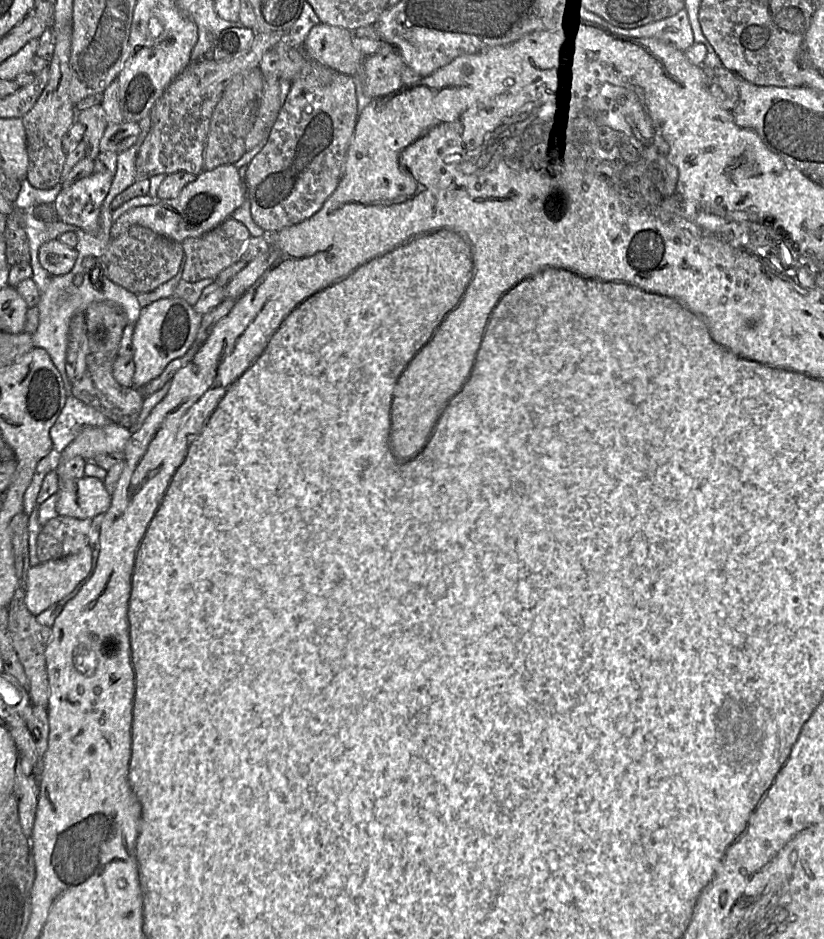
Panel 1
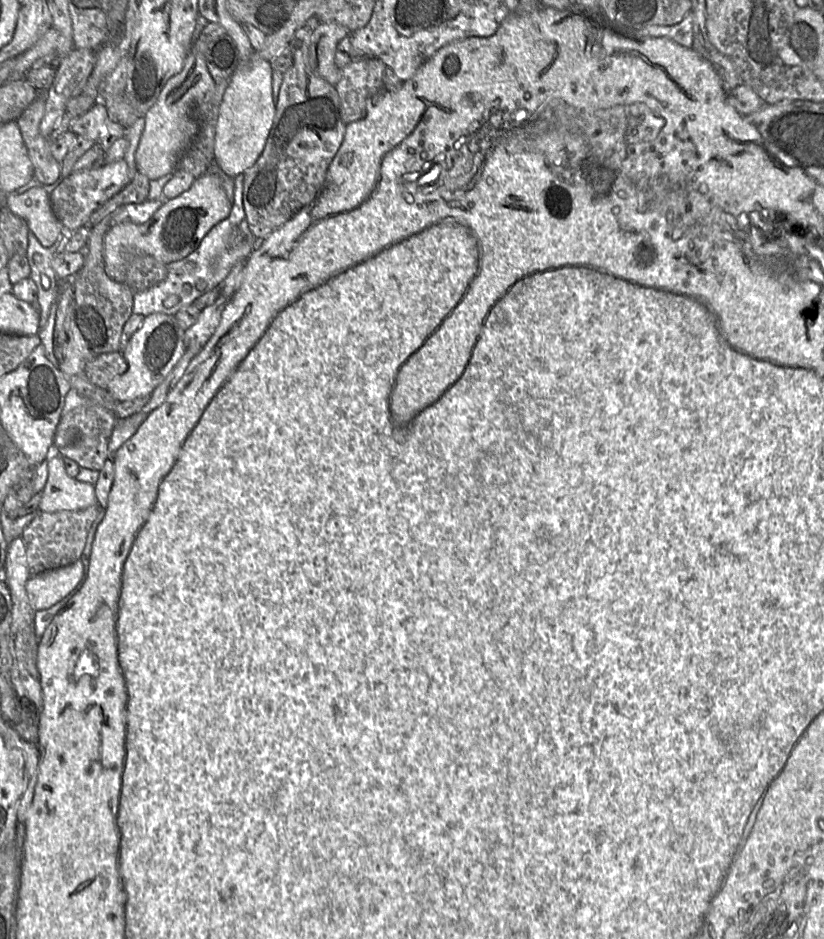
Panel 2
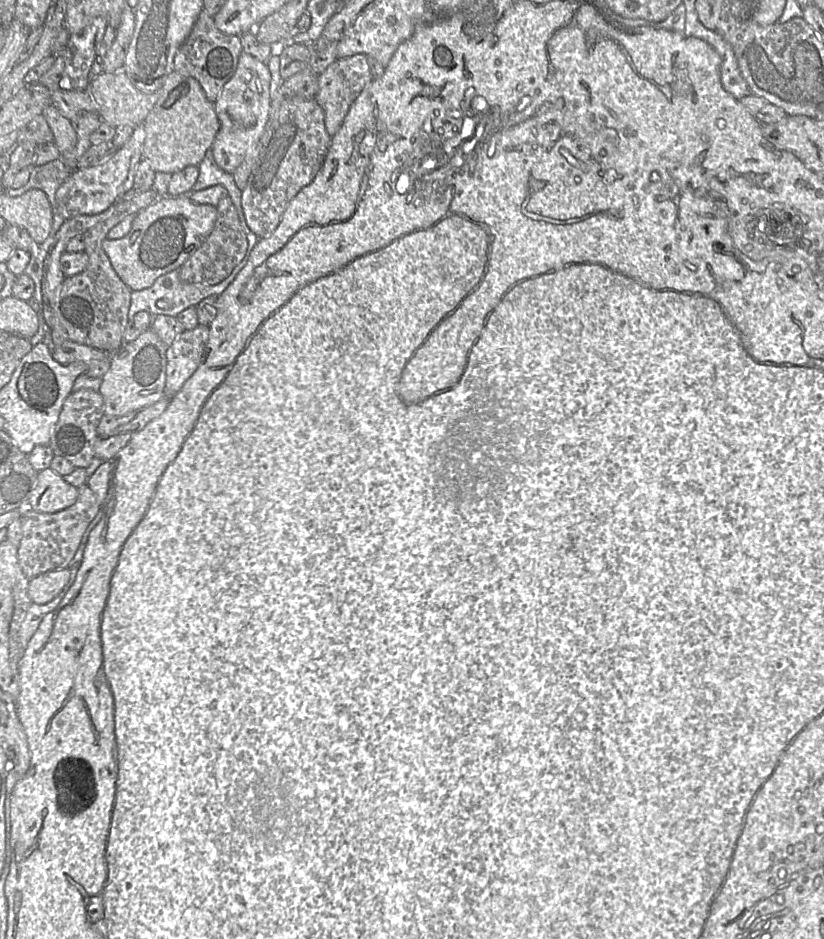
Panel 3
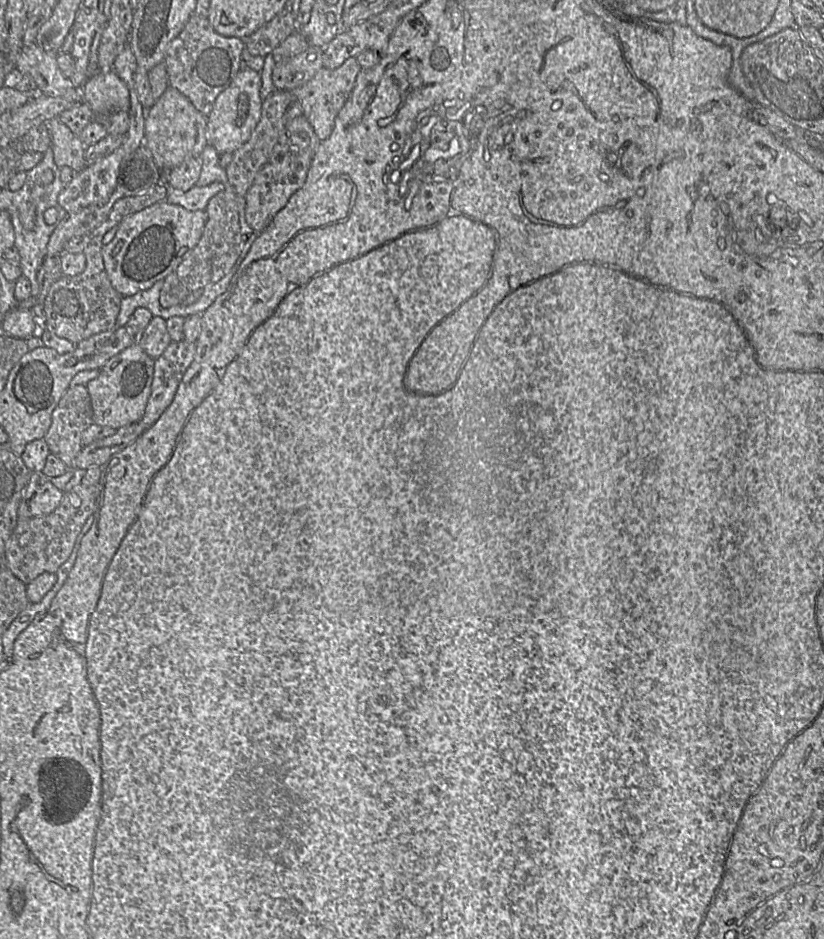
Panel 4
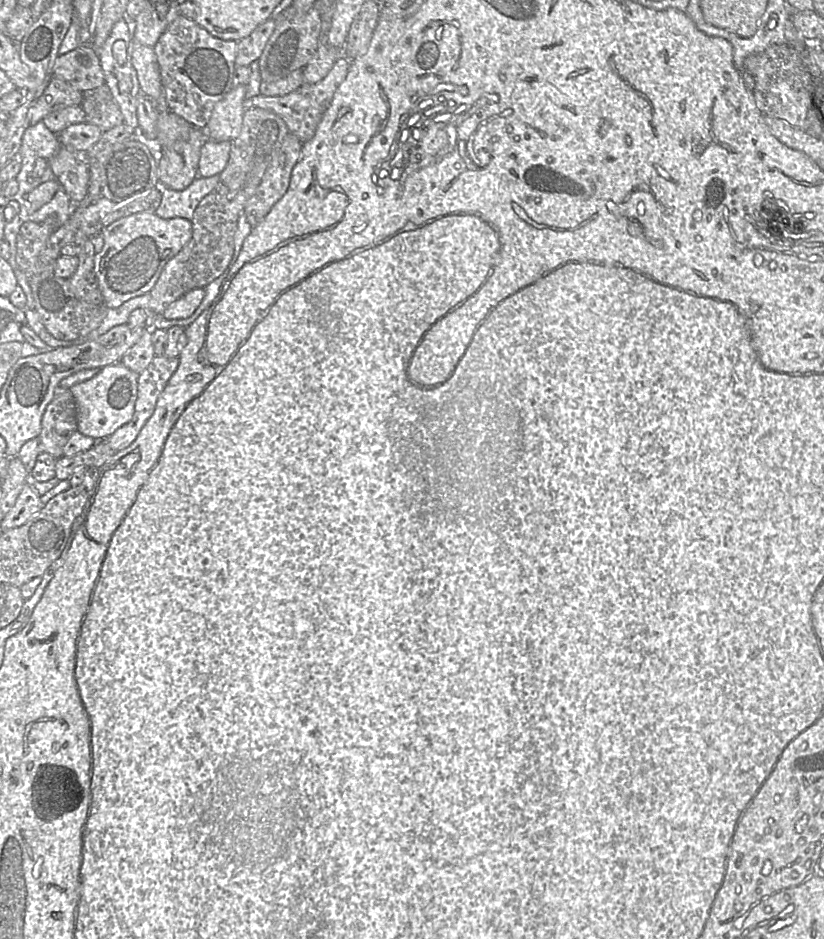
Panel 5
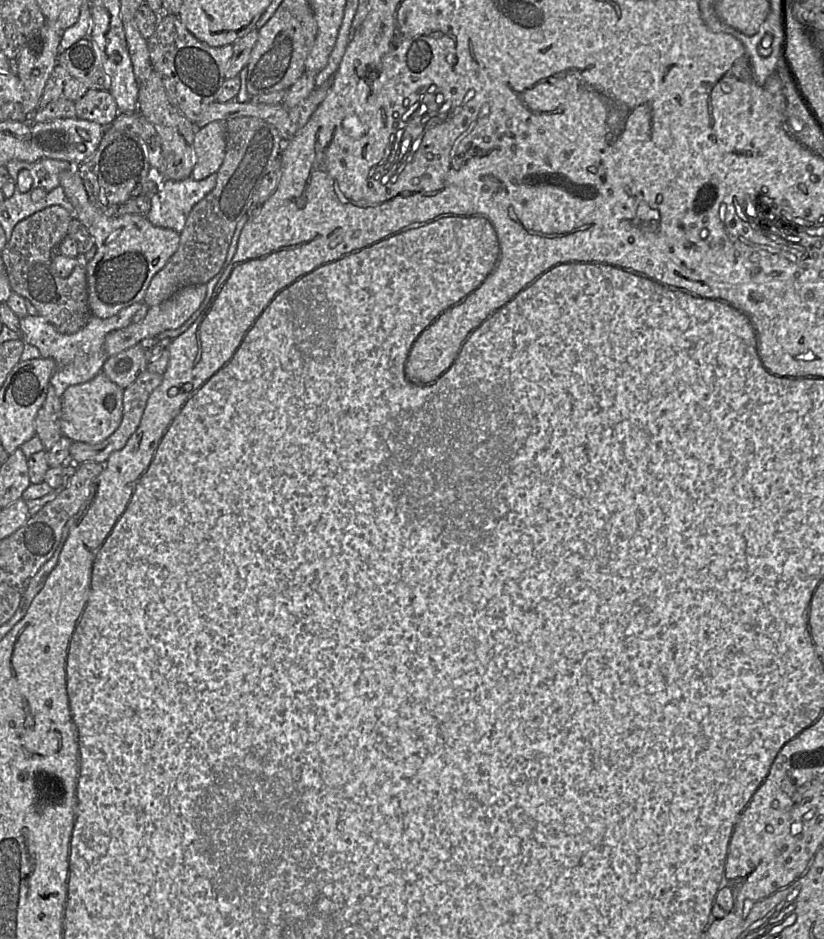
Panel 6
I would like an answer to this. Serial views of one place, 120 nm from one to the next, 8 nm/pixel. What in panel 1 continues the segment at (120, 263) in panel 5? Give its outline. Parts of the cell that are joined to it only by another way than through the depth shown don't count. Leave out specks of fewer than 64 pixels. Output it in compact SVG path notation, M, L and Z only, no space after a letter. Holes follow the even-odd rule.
M225 164L212 170L203 170L175 198L163 199L155 205L140 206L125 212L113 222L109 234L113 239L124 233L130 226L140 225L182 243L189 237L198 237L215 228L245 200L246 187L240 169L235 164Z

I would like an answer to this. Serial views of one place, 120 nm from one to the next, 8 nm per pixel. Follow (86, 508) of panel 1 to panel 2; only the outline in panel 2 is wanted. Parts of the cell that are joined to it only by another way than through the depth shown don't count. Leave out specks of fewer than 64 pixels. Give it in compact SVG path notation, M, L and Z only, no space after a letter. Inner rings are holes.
M57 455L48 461L48 477L38 507L43 512L78 511L97 504L94 485L70 477L63 458Z

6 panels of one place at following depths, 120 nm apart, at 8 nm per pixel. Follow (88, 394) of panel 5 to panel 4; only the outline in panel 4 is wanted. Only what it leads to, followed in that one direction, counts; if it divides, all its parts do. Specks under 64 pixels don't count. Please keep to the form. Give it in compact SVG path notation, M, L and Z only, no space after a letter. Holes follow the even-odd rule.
M138 343L112 357L101 369L99 376L86 384L93 409L93 423L116 430L139 422L151 394L155 360Z

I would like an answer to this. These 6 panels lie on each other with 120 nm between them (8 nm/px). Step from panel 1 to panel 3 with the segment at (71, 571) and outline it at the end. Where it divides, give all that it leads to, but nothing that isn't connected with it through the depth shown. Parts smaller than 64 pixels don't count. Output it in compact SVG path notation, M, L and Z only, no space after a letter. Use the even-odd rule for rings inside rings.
M69 568L50 571L31 579L28 595L34 604L44 605L53 600L70 579Z

